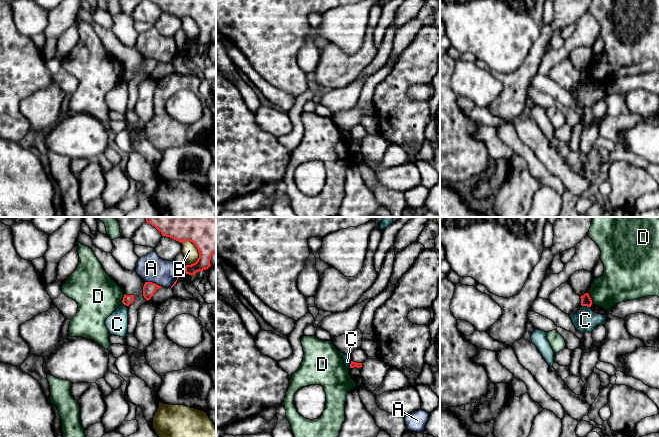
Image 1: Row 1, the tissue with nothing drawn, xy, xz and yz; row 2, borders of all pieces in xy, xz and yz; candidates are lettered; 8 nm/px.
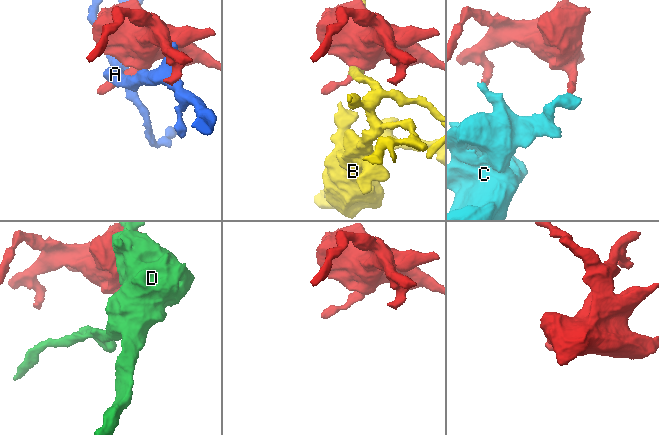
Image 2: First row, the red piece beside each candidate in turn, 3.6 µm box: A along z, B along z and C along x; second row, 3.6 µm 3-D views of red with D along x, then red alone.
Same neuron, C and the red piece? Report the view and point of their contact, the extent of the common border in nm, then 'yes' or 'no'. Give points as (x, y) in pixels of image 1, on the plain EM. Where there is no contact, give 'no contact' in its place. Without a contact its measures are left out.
yz (586, 81) | 70 nm | no

